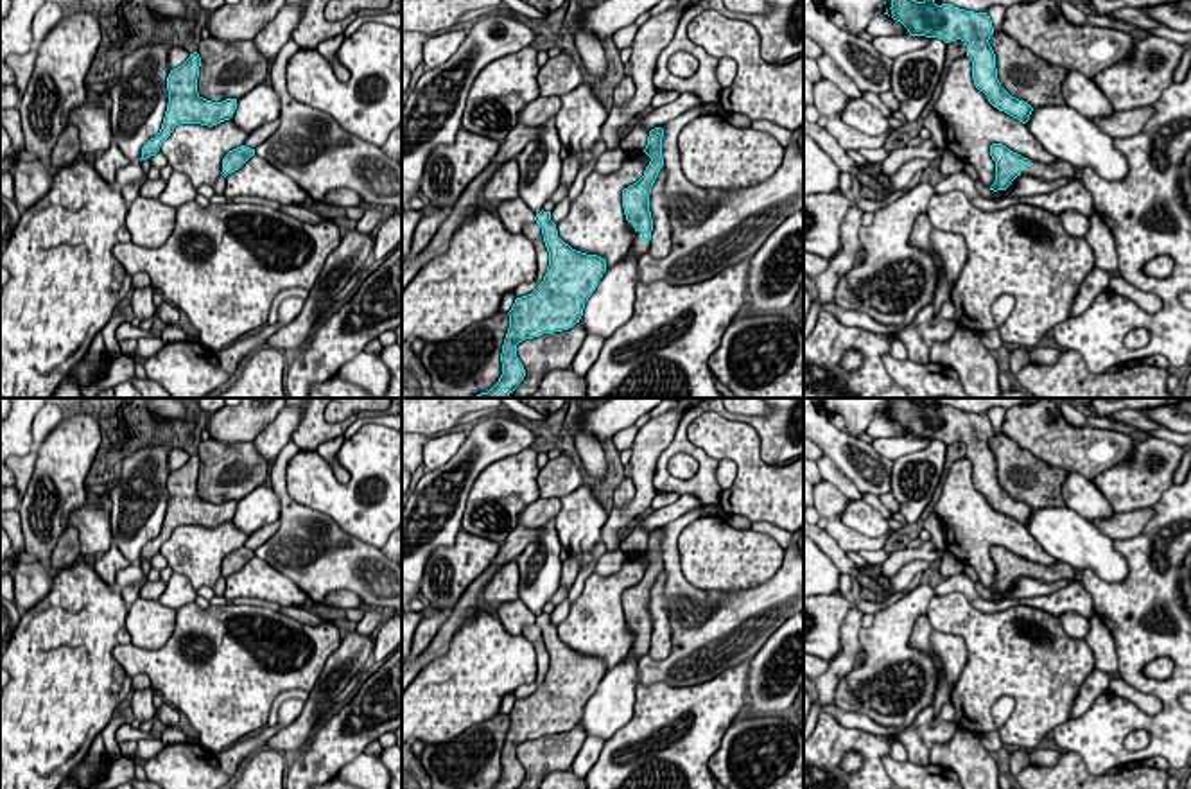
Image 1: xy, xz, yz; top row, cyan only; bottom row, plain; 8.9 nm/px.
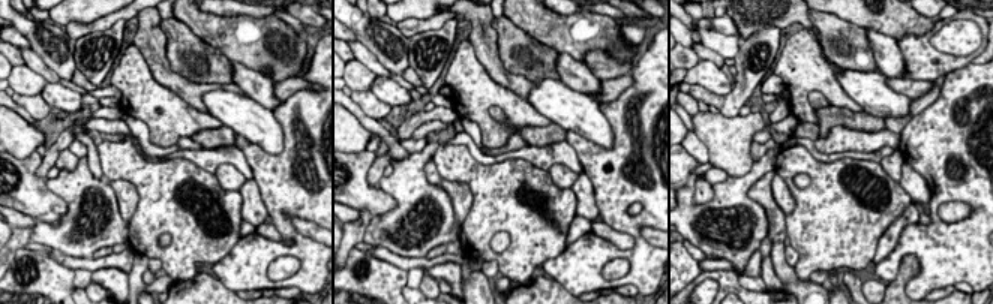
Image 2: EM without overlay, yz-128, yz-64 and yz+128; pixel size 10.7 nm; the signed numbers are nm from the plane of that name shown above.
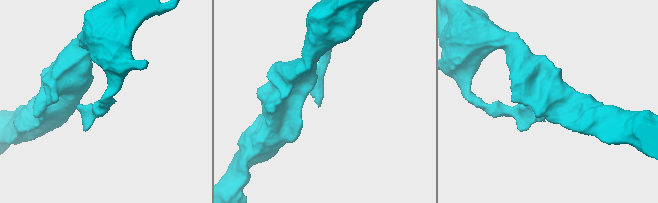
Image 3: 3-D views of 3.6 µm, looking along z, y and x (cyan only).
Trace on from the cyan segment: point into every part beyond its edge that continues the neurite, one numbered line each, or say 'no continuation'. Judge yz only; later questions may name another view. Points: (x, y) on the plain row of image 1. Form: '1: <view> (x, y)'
1: yz (1048, 574)

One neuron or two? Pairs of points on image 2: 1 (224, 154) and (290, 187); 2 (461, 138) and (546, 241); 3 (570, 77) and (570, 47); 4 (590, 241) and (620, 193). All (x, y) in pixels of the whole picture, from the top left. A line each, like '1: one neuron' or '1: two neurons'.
1: two neurons
2: two neurons
3: two neurons
4: one neuron

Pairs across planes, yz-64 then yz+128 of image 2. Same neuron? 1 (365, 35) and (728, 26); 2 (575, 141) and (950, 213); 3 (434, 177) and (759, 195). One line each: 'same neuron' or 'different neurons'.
1: different neurons
2: different neurons
3: same neuron

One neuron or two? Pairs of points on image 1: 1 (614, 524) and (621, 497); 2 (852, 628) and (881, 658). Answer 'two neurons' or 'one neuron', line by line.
1: two neurons
2: two neurons

